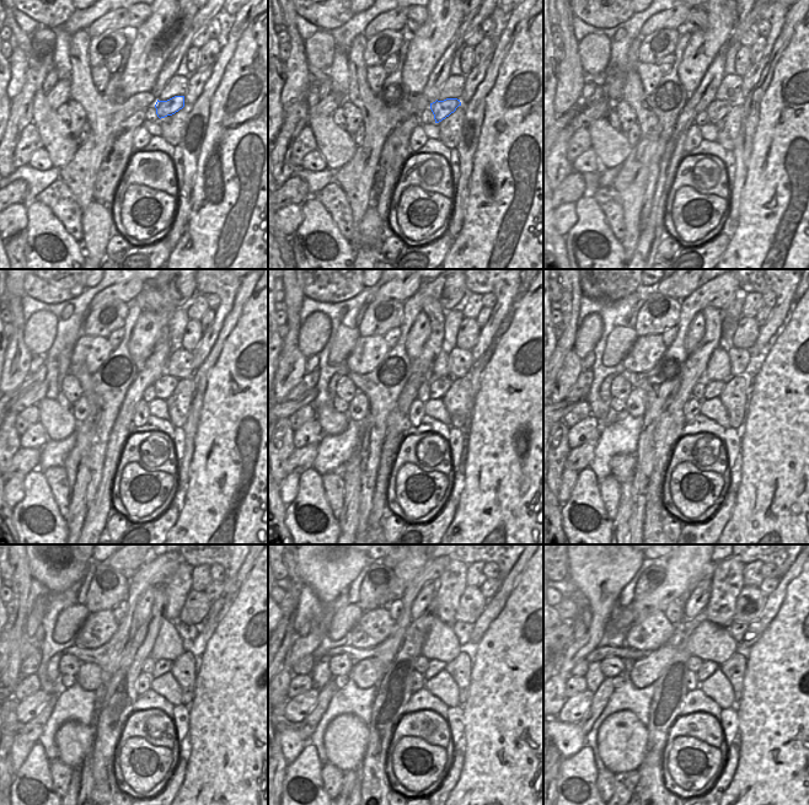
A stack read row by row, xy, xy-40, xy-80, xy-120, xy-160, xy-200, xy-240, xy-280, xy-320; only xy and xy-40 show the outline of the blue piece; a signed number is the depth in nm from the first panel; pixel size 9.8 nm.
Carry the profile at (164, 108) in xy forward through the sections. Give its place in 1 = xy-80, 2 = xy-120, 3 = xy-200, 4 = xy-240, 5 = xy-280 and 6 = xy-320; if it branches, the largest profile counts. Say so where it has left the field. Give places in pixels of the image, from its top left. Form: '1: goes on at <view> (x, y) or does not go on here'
1: goes on at xy-80 (717, 109)
2: goes on at xy-120 (164, 387)
3: goes on at xy-200 (713, 388)
4: goes on at xy-240 (162, 666)
5: goes on at xy-280 (435, 666)
6: goes on at xy-320 (707, 669)

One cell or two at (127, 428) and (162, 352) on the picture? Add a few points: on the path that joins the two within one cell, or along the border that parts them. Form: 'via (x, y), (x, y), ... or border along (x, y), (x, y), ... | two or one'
via (127, 409), (138, 386), (151, 370) | one

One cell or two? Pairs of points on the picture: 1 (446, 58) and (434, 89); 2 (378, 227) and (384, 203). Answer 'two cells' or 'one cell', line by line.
1: one cell
2: two cells

